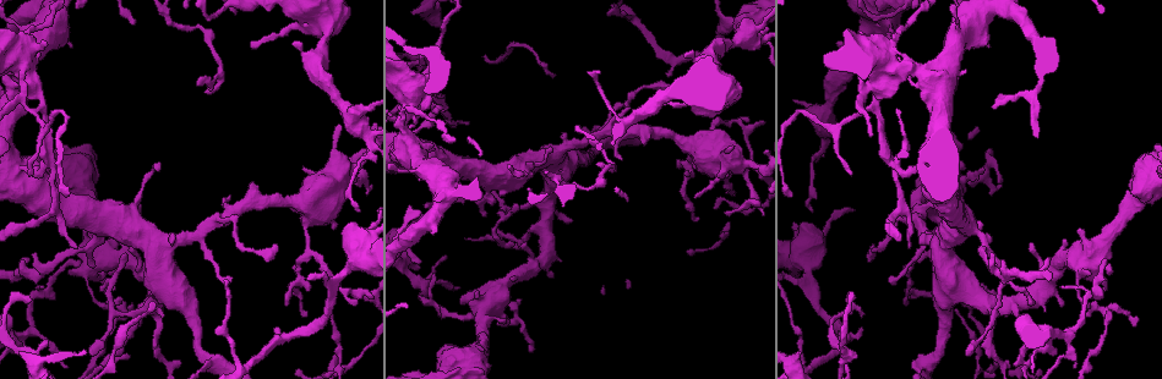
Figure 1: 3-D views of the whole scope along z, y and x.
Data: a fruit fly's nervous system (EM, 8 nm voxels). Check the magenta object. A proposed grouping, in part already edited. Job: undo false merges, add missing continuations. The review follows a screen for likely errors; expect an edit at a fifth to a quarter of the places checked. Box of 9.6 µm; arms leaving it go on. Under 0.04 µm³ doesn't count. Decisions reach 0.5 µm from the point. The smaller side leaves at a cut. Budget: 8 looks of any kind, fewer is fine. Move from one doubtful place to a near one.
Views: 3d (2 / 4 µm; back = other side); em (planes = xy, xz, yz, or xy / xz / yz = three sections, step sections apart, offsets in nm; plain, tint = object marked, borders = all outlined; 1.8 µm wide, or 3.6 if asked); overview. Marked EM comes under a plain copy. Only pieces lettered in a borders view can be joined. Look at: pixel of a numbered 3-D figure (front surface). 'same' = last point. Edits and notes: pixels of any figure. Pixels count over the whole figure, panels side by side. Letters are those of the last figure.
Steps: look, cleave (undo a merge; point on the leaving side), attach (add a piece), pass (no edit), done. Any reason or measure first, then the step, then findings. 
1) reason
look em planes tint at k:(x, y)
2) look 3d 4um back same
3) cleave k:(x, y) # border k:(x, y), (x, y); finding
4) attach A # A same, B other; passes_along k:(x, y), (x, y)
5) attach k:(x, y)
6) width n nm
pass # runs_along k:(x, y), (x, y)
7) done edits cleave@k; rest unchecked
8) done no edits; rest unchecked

sharp bend
look 3d 4um at 1:(893, 176)

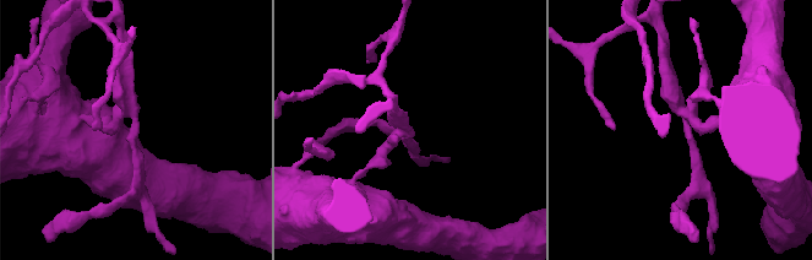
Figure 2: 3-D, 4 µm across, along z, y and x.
now the EM
look em xz step 8 borders at 2:(408, 137)

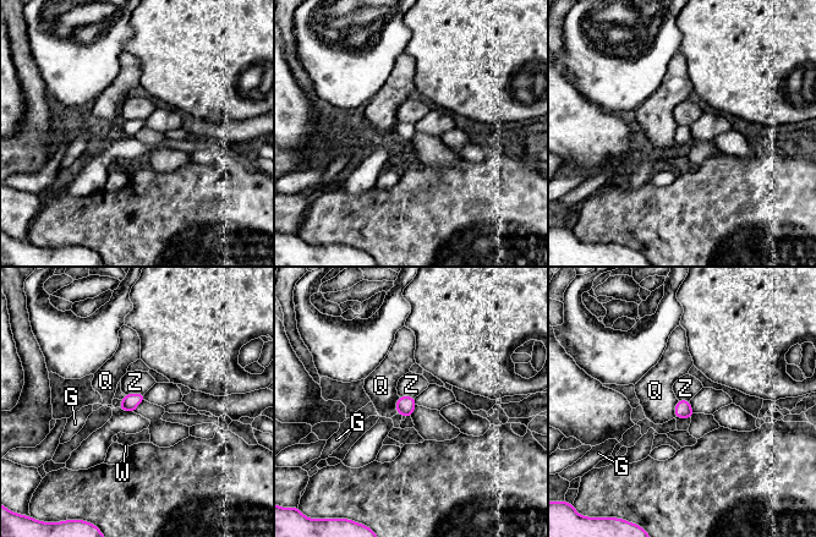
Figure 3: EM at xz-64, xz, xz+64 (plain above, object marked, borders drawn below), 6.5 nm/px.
width 110 nm
pass # G other, Q other, W other, Z other; border 3:(143, 393), (127, 393), (125, 395); all the same neuron

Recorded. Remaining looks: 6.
thick turns thin
look em 3.6um planes borders at 1:(83, 191)

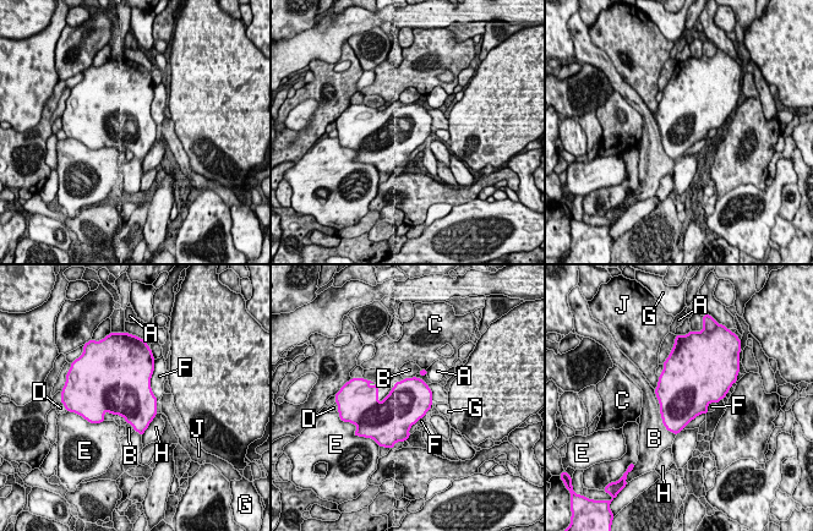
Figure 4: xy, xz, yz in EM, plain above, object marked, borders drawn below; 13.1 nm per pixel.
pass # A other, B other, C other, D other, E other, F other, G other, H other, J other; border 4:(153, 365), (151, 390), (157, 401); one neuron here

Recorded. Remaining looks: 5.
four or more arms meet
look 3d 4um at 1:(347, 172)

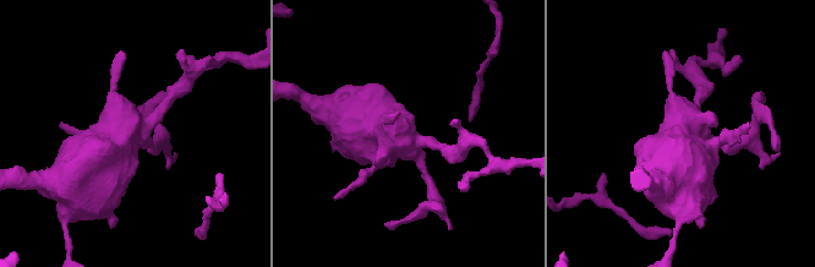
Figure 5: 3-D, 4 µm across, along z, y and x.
now the EM
look em 3.6um planes borders at 5:(136, 127)

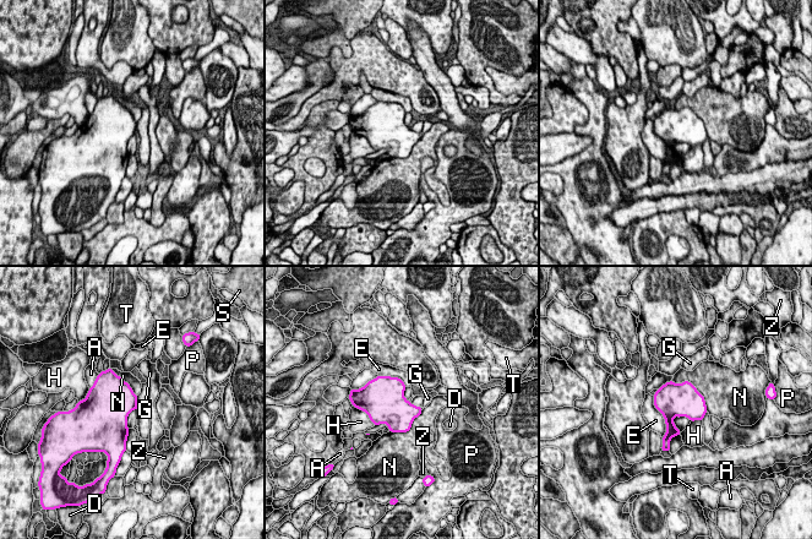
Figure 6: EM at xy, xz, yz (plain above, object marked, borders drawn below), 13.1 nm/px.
width 440 nm
pass # A other, D other, E other, G other, H other, N other, P other, S other, T other, Z other; border 6:(672, 380), (688, 381), (707, 410); one neuron here

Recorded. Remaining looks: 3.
thin arm on a thick one
look em xz step 16 tint at 1:(550, 206)

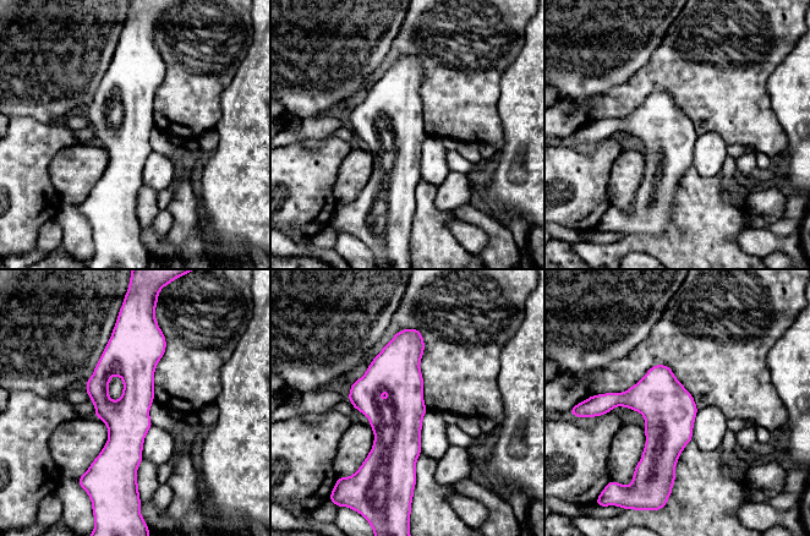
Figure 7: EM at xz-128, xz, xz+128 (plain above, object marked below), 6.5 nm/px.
cut it another way
look em planes borders same

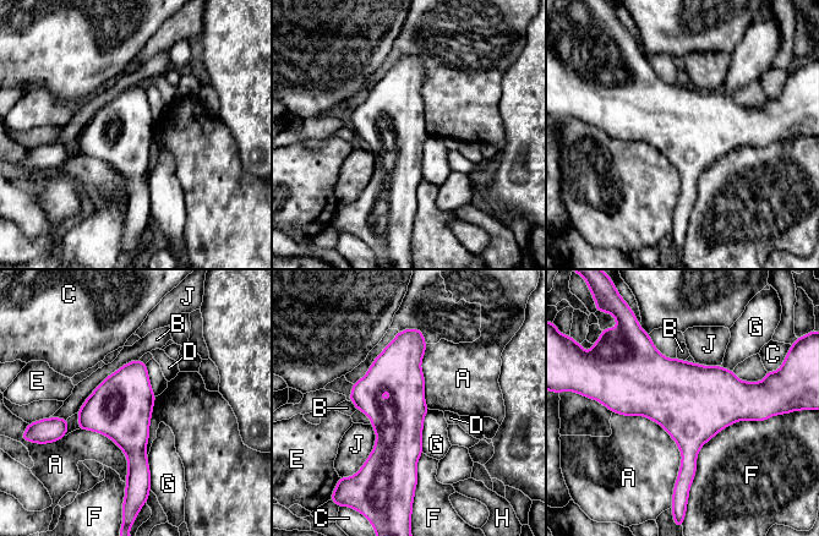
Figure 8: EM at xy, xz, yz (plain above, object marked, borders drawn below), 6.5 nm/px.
width 420 nm
pass # A other, B other, C other, D other, E other, F other, G other, H other, J other; border 8:(612, 411), (676, 443), (673, 491); continuous, no second neuron

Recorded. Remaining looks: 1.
done no edits; rest unchecked

